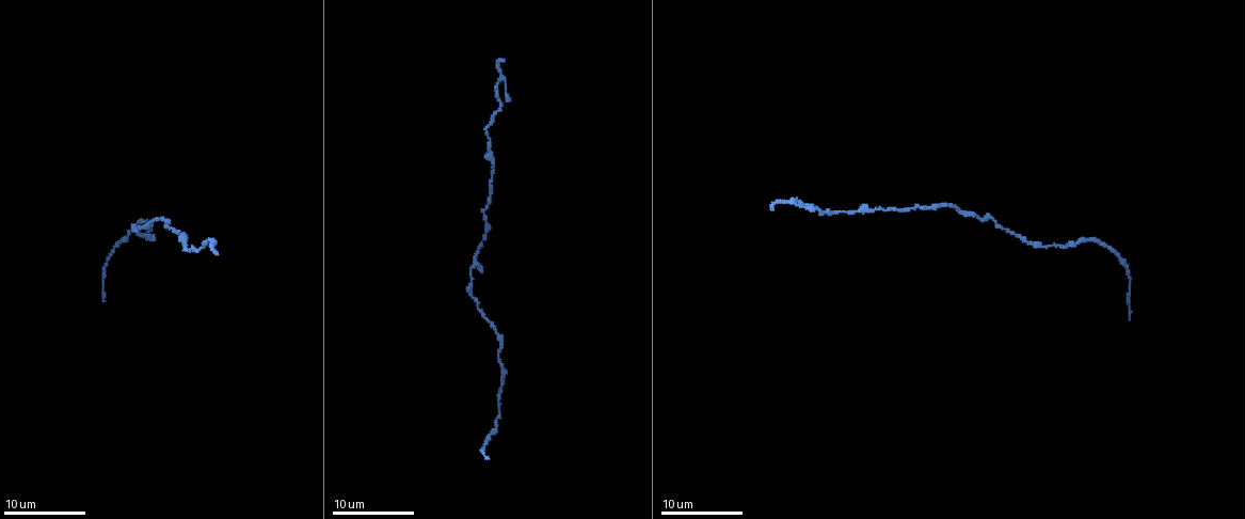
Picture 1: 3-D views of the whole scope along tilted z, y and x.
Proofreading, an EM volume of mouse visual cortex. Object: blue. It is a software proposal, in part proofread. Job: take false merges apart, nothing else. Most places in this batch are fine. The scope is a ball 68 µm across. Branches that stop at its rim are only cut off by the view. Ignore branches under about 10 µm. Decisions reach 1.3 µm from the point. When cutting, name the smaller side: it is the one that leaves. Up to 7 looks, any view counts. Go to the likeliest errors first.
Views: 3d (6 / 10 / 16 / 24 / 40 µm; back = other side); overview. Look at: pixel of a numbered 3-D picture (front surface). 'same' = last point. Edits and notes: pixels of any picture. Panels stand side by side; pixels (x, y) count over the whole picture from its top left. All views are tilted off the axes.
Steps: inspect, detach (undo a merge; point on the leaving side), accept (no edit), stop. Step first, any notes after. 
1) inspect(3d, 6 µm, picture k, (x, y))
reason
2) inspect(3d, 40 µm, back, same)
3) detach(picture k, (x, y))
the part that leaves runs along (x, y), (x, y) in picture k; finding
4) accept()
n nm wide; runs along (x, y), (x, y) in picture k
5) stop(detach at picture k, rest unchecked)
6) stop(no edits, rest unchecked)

inspect(3d, 10 µm, picture 1, (141, 226))
two arms in line, one across

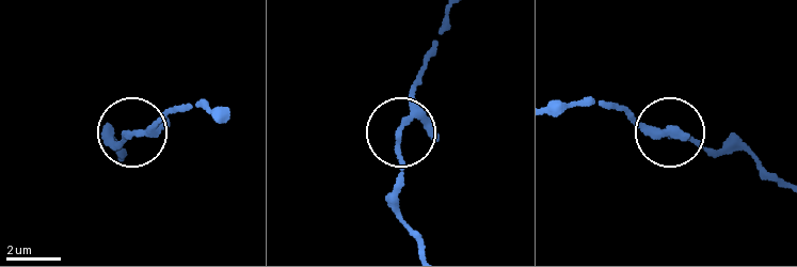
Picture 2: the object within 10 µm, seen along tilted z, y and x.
inspect(3d, 6 µm, picture 2, (403, 126))

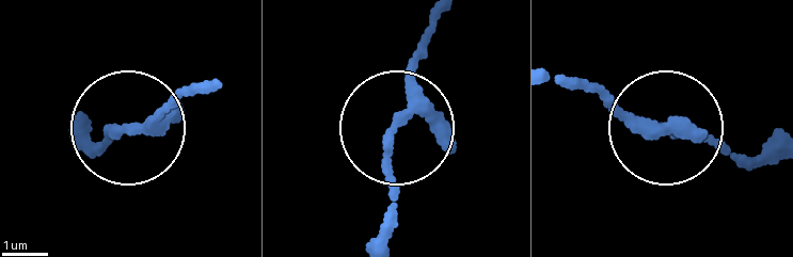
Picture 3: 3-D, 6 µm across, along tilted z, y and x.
accept()
runs along (391, 197), (409, 77), (441, 19) in picture 3; one cell here

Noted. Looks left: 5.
inspect(3d, 6 µm, picture 1, (501, 350))
calibre changes

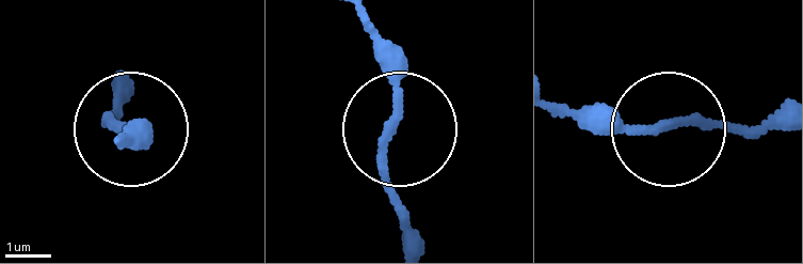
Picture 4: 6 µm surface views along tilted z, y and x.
inspect(3d, 6 µm, back, picture 4, (394, 116))

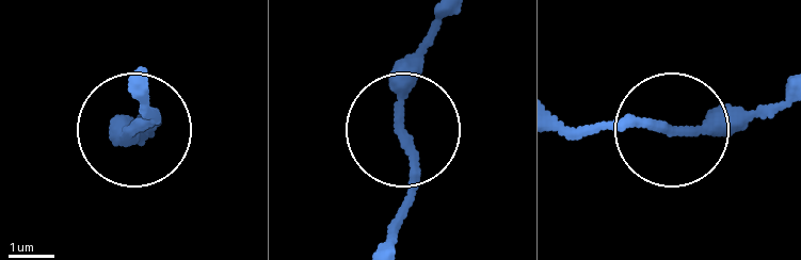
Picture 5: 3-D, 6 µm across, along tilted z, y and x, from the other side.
accept()
continuous, no second cell

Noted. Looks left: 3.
inspect(3d, 10 µm, picture 1, (855, 212))
thick turns thin

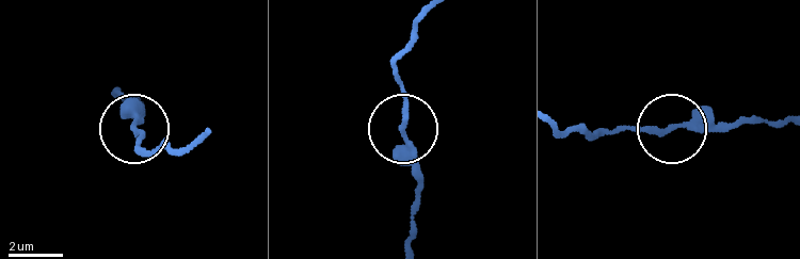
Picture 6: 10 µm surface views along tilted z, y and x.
accept()
260 nm wide; runs along (114, 94), (145, 109), (133, 129), (143, 135), (140, 146) in picture 6; continuous, no second cell

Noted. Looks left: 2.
inspect(3d, 6 µm, picture 1, (501, 380))
thick turns thin

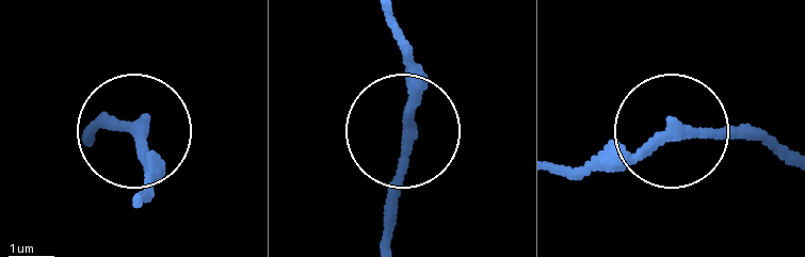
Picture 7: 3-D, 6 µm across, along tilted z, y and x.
accept()
240 nm wide; runs along (565, 163), (612, 164), (680, 127), (774, 137) in picture 7; one cell here

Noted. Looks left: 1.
stop(no edits, rest unchecked)

